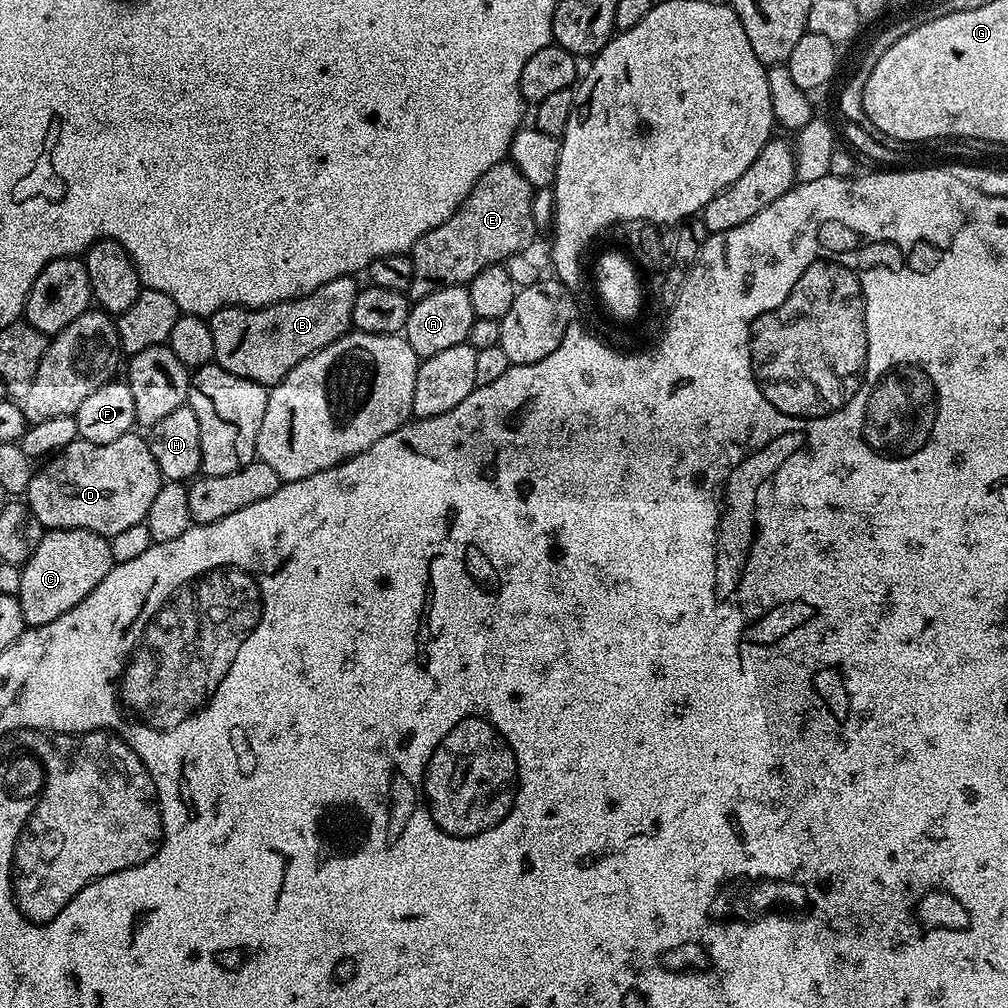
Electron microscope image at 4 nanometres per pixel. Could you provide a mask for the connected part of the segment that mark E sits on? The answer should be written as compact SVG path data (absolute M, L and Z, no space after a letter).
M510 162L490 166L490 170L486 170L486 174L478 178L478 182L474 182L474 190L470 190L458 210L454 210L454 214L450 214L450 218L446 218L442 226L434 226L434 230L422 234L422 238L418 238L418 242L413 246L410 255L416 279L412 282L411 295L419 298L445 284L466 286L482 270L495 264L503 265L505 260L519 252L527 253L538 232L532 209L533 191L532 184L526 182L526 178L522 178L520 171Z

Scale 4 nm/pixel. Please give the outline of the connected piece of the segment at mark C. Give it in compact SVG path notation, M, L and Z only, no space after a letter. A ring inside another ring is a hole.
M54 528L45 531L38 550L21 567L22 590L19 594L22 618L29 628L37 628L54 618L62 618L66 610L78 606L106 574L112 569L109 537L99 536L90 530L66 530Z

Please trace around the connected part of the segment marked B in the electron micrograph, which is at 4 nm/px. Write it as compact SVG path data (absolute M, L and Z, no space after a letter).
M350 276L334 278L309 296L272 304L268 308L223 308L207 317L214 334L214 361L238 378L275 386L308 356L348 335L352 328L357 281Z

